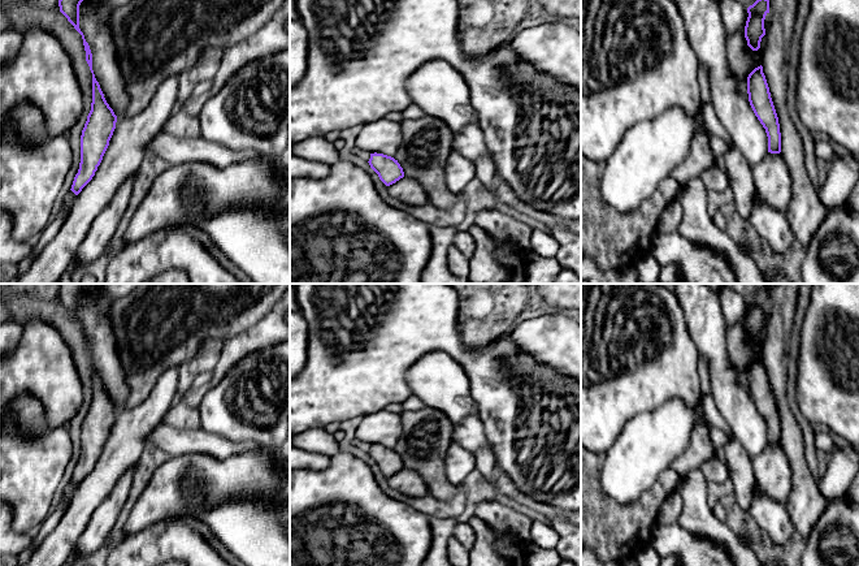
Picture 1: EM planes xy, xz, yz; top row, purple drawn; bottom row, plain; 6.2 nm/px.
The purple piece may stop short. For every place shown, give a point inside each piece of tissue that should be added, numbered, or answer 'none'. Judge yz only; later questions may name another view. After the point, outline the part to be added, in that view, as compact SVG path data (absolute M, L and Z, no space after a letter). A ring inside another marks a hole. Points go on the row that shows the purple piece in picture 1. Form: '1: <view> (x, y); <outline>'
1: yz (806, 212); M769 0L769 23L762 56L771 98L778 117L781 156L789 168L790 202L786 211L794 238L806 250L827 216L817 187L804 164L803 142L788 112L789 51L799 0Z

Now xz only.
1: xz (407, 190); M407 176L387 186L387 191L407 206L420 207L429 203L428 195L420 182Z

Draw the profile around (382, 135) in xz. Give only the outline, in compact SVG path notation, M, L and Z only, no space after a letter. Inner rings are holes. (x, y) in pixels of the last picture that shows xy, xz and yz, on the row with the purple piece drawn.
M385 117L364 124L364 128L356 137L356 147L370 154L377 152L394 157L400 146L400 124Z

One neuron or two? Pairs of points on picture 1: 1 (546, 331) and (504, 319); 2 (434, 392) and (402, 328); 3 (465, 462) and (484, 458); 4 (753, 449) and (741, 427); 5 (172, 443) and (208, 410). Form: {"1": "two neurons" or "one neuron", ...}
{"1": "two neurons", "2": "two neurons", "3": "two neurons", "4": "one neuron", "5": "two neurons"}

